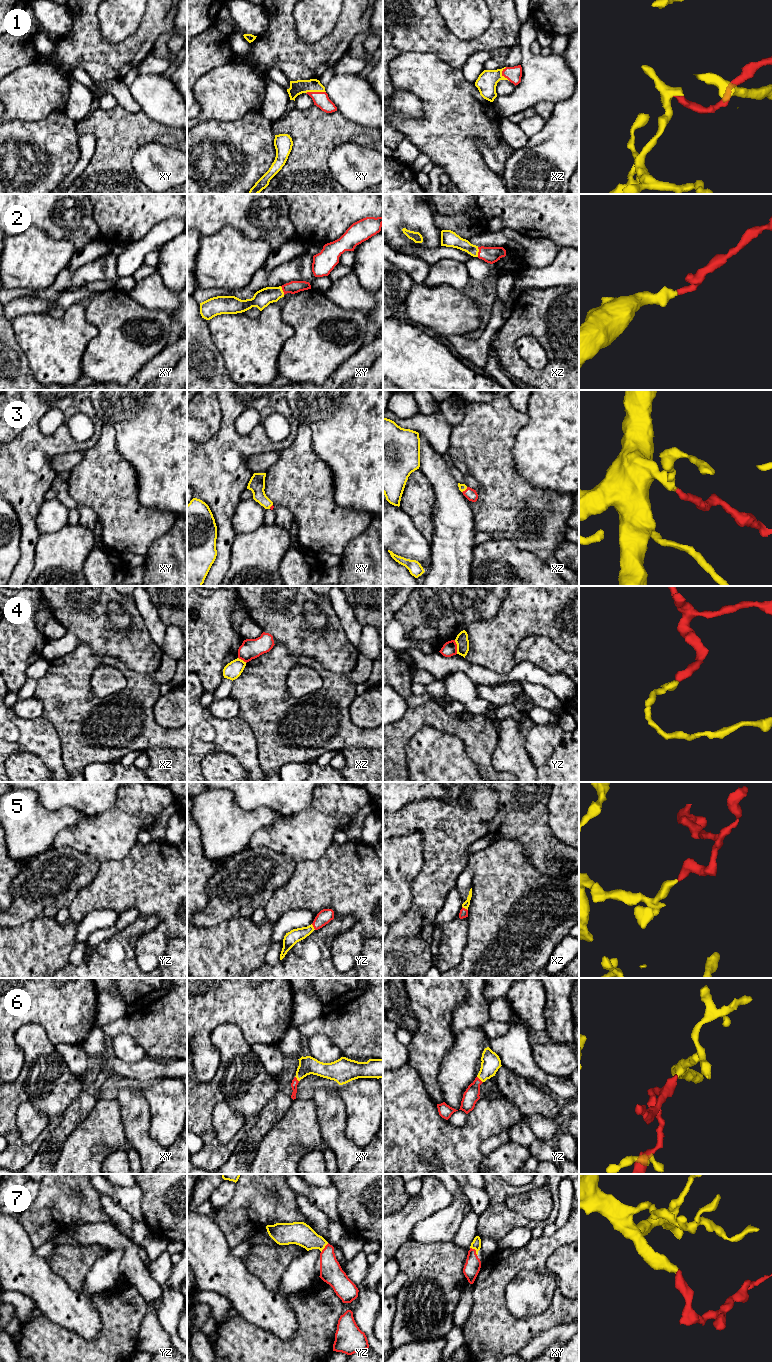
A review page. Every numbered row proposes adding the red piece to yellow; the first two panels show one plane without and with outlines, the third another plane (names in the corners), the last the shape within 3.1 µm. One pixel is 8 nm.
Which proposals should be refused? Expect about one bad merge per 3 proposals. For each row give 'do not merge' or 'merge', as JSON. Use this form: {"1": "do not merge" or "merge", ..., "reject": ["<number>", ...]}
{"1": "merge", "2": "merge", "3": "merge", "4": "do not merge", "5": "merge", "6": "merge", "7": "merge", "reject": ["4"]}

